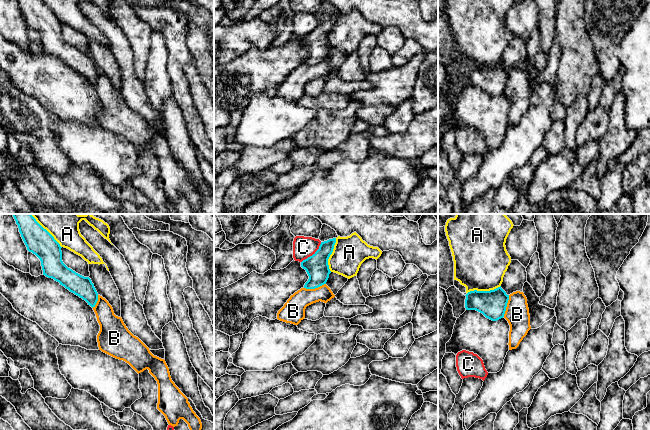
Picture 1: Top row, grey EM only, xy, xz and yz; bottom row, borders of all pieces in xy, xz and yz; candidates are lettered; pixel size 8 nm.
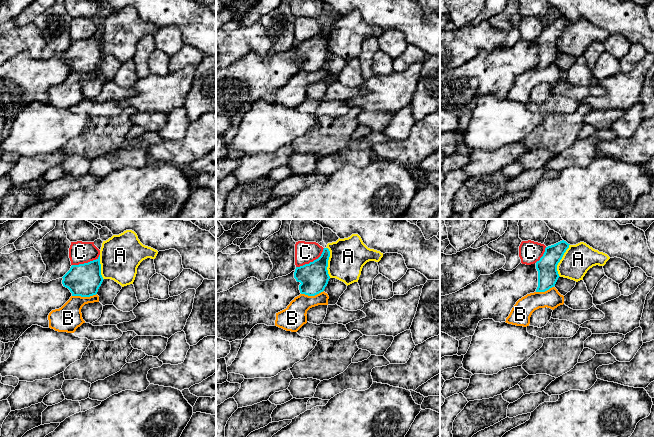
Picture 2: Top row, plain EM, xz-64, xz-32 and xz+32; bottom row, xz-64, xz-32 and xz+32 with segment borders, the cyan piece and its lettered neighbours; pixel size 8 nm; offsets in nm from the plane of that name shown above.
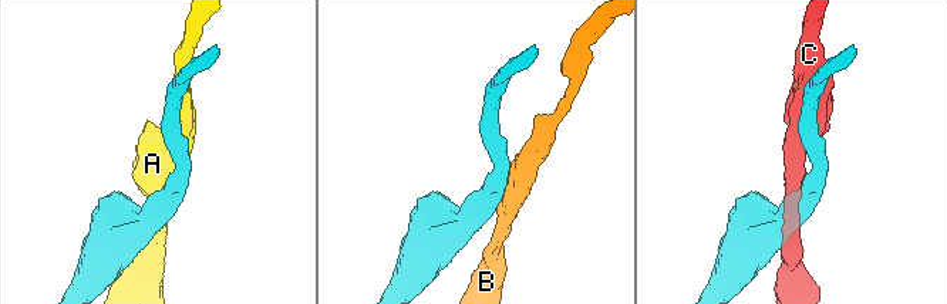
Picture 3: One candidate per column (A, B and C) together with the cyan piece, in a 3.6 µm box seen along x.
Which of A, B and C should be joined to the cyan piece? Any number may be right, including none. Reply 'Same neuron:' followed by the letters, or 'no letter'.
Same neuron: no letter

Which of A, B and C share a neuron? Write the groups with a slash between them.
A / B / C

